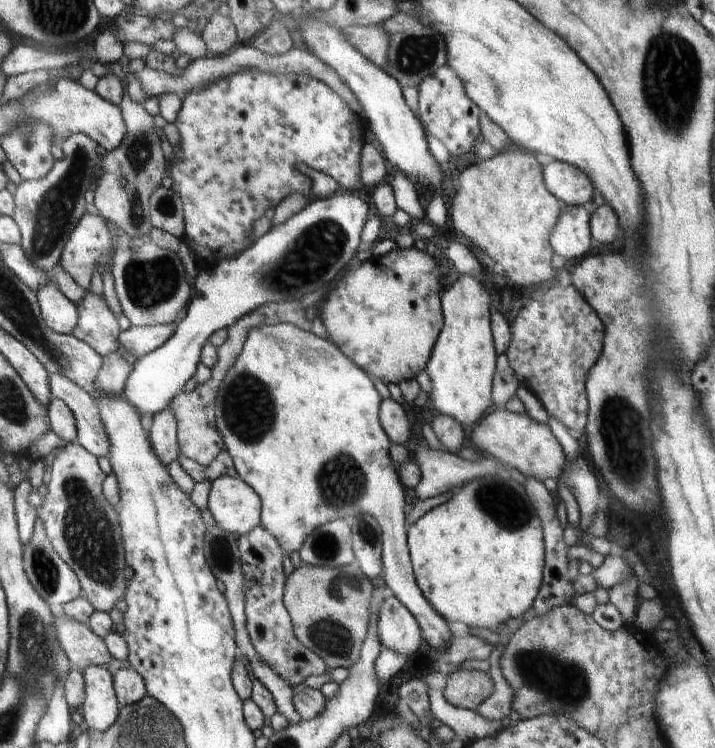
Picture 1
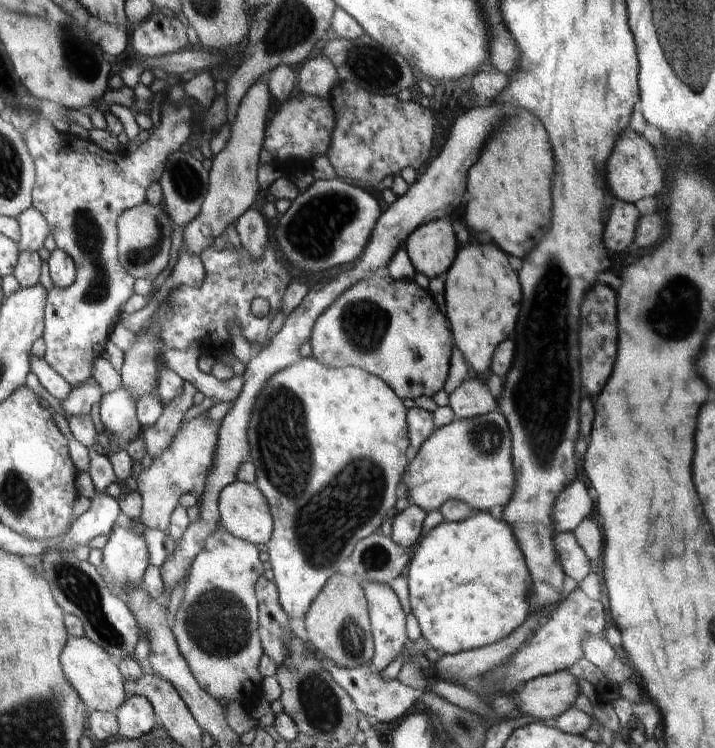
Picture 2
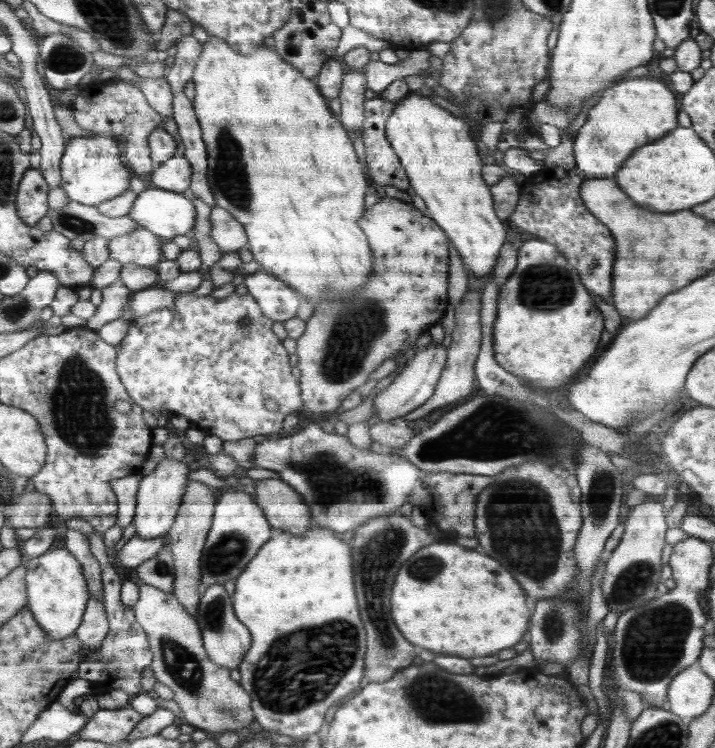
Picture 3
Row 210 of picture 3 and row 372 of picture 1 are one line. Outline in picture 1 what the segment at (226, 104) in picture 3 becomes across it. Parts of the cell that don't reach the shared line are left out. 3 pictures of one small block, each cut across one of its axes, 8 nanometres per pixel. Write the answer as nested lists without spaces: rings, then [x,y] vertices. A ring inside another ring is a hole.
[[[293,323],[260,325],[250,330],[242,354],[228,369],[218,389],[216,428],[232,457],[238,477],[249,483],[261,497],[261,525],[277,538],[287,553],[299,551],[306,536],[329,522],[344,519],[348,514],[358,516],[368,513],[374,516],[384,532],[381,583],[414,614],[431,647],[441,652],[457,630],[448,626],[430,606],[417,585],[409,546],[406,546],[406,494],[388,456],[391,438],[383,429],[381,418],[378,418],[380,402],[383,400],[380,400],[372,380],[330,339],[302,330]],[[266,420],[270,420],[270,428],[264,428]]]

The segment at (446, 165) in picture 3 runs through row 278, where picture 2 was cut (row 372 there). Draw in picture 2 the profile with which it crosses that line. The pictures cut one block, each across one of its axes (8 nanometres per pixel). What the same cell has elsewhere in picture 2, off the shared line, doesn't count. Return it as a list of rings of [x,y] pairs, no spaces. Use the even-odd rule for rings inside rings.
[[[466,243],[462,245],[453,266],[454,270],[450,270],[450,274],[446,274],[444,288],[446,288],[446,310],[448,310],[450,326],[454,333],[454,344],[464,355],[467,364],[481,374],[490,369],[493,354],[500,342],[504,342],[516,328],[520,302],[522,302],[520,280],[508,262],[508,256],[502,250],[498,250],[494,244]]]

